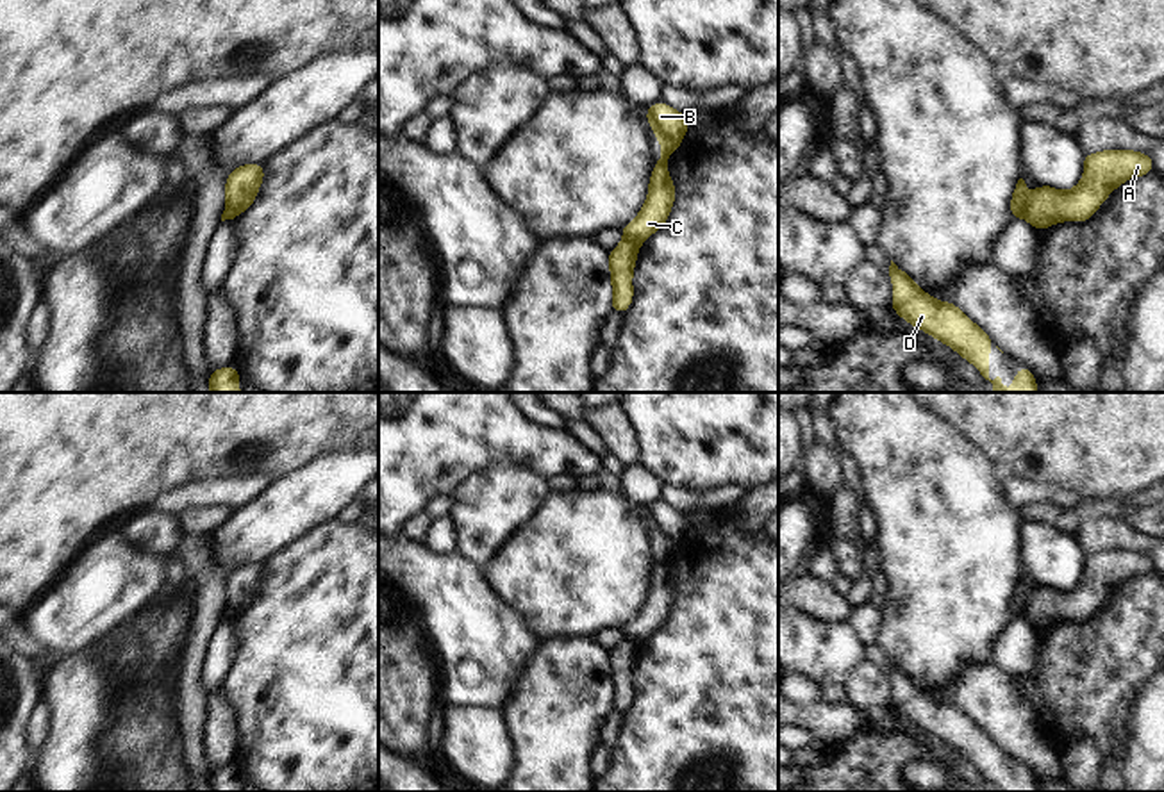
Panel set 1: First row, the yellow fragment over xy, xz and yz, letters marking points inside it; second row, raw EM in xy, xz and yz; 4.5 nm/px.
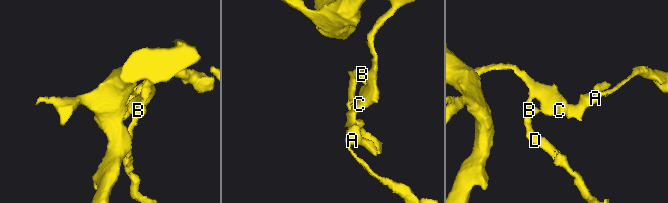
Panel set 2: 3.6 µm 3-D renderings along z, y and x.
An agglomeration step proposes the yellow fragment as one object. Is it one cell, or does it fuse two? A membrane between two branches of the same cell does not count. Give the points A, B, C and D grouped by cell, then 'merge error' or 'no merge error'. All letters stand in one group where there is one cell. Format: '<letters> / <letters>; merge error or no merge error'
A / B C D; merge error

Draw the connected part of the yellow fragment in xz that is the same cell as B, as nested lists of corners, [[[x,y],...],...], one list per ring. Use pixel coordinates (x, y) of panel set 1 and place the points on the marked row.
[[[662,100],[644,111],[644,116],[664,153],[657,159],[648,184],[648,198],[639,214],[621,228],[623,239],[637,248],[668,221],[677,198],[677,187],[666,169],[668,159],[678,150],[691,128],[687,116],[675,111]]]

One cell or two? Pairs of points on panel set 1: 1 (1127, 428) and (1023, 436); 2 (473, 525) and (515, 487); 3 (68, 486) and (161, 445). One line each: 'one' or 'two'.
1: one
2: one
3: one

